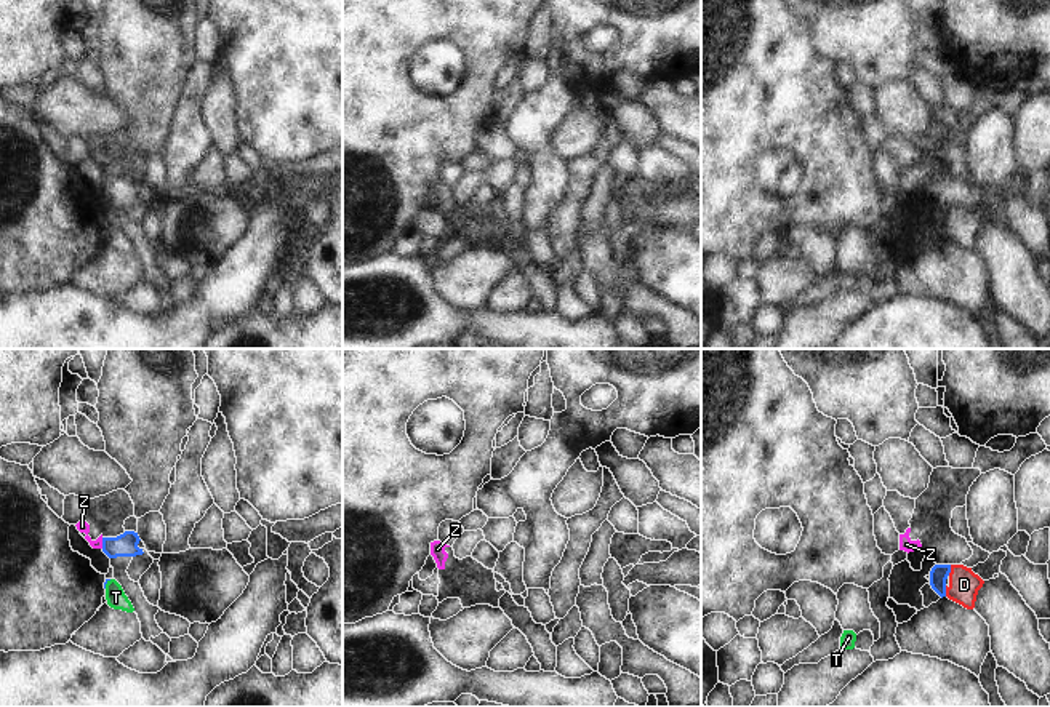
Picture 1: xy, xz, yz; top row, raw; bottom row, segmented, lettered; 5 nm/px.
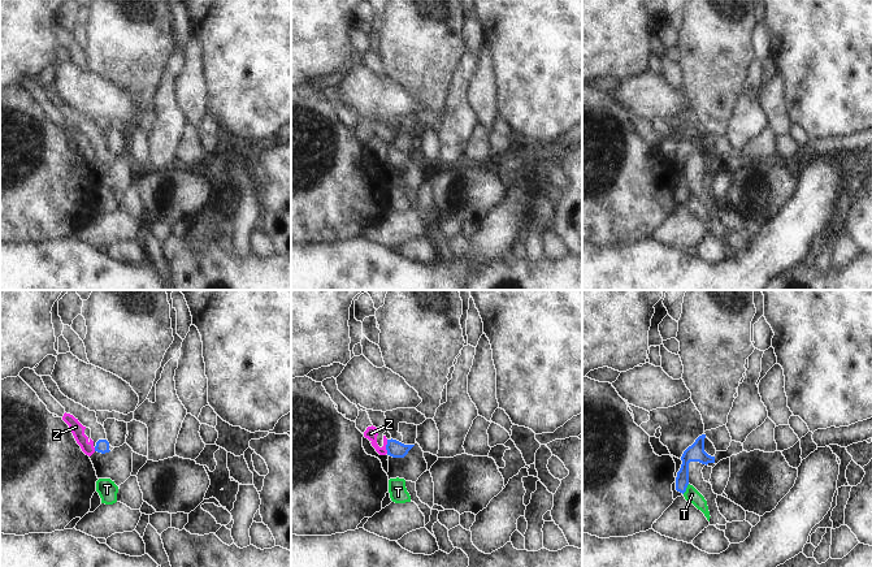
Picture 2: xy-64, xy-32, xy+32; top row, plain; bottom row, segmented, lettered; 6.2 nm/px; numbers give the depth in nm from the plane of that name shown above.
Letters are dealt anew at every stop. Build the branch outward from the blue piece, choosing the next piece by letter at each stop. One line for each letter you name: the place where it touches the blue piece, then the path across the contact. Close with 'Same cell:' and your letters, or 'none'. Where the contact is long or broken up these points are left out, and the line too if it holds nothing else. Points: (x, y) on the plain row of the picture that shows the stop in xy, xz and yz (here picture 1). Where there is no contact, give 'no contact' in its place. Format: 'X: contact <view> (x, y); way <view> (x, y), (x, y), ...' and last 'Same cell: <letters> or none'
D: contact yz (949, 211); way yz (938, 216), (949, 211), (964, 226)
Same cell: D

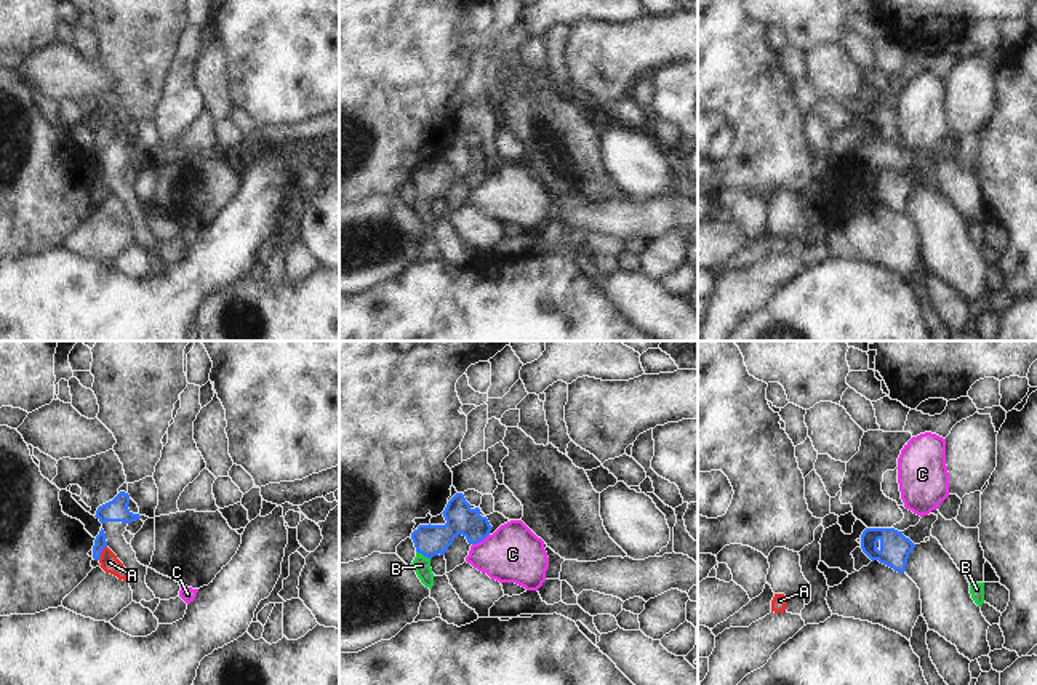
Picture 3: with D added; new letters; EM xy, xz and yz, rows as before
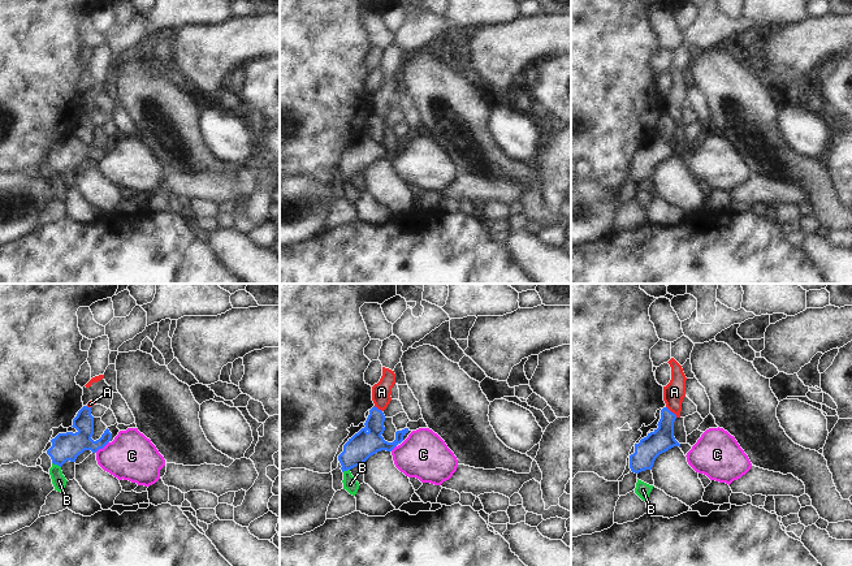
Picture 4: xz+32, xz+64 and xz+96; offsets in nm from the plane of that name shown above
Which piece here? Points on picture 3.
Same cell: none

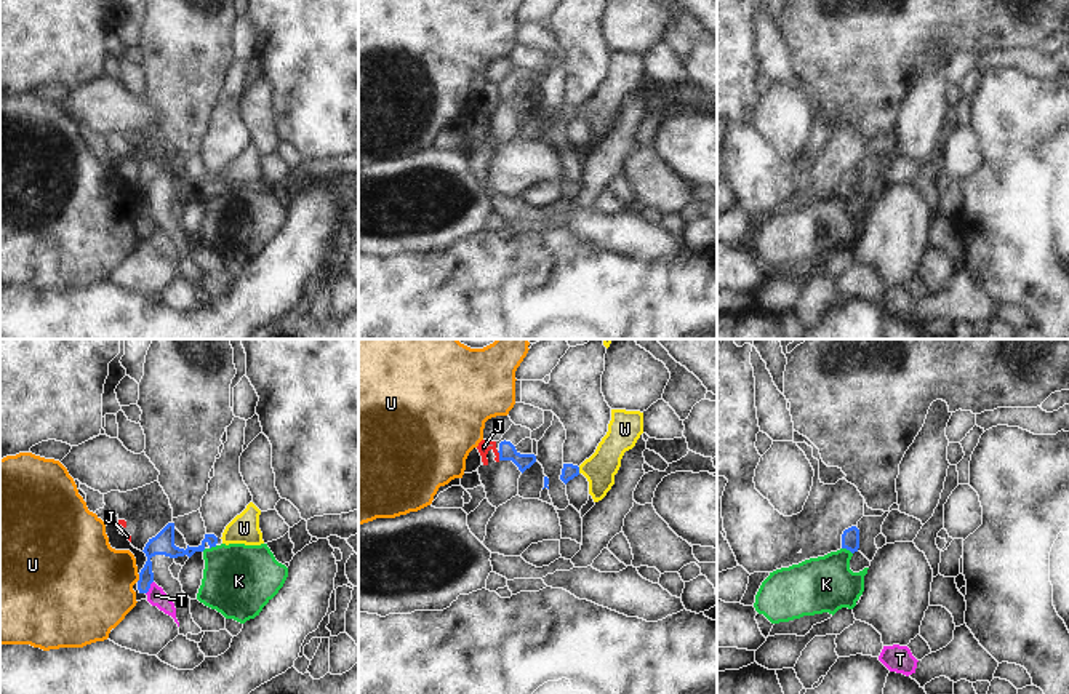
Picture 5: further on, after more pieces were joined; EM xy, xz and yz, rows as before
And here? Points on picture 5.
W: contact xz (578, 112); way xz (568, 114), (578, 112), (599, 111), (602, 107)
Same cell: W

